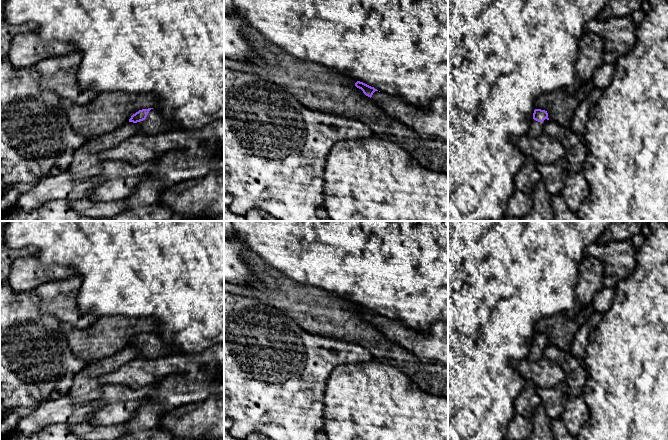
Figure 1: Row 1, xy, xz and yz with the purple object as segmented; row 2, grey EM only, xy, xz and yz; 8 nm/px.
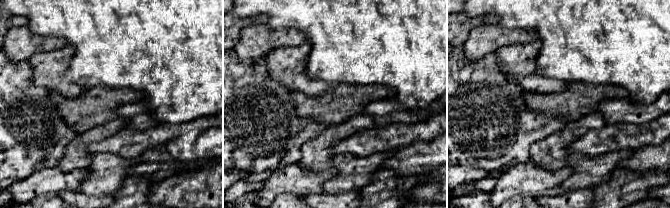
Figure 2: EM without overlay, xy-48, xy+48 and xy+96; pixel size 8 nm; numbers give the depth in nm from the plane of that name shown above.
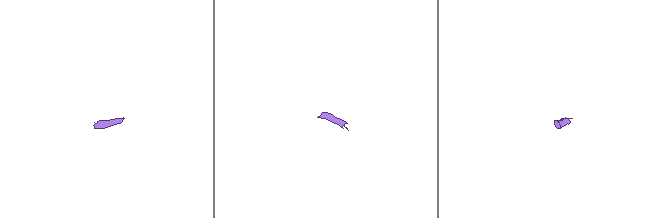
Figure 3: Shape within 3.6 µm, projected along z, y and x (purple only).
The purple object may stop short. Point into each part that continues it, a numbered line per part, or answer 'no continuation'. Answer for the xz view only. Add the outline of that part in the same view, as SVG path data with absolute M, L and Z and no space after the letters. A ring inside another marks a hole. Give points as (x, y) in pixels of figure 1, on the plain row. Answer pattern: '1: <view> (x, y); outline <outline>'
1: xz (433, 346); outline M375 315L371 323L415 358L448 365L448 322L434 323L428 333L379 315Z

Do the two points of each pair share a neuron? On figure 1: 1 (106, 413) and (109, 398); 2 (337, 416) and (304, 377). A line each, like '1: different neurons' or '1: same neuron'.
1: same neuron
2: different neurons

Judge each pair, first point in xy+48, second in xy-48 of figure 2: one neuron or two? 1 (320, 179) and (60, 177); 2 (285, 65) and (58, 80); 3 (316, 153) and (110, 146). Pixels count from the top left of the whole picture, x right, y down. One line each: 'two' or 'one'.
1: one
2: one
3: two

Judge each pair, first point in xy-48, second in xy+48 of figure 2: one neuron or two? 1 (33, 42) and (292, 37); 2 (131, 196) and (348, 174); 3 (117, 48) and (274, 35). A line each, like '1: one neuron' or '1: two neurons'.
1: one neuron
2: two neurons
3: two neurons

